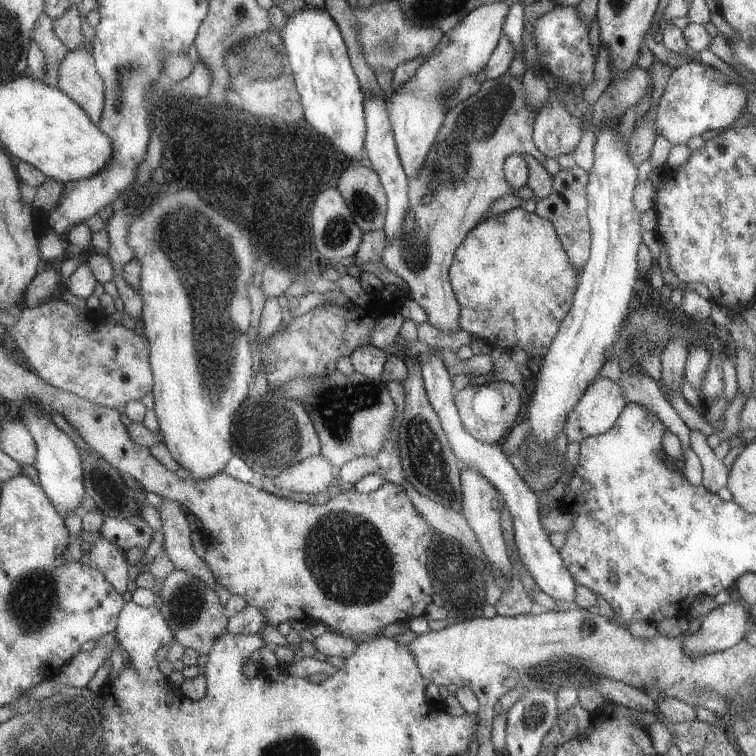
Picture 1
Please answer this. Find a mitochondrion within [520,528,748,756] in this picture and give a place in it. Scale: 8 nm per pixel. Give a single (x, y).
(575, 670)

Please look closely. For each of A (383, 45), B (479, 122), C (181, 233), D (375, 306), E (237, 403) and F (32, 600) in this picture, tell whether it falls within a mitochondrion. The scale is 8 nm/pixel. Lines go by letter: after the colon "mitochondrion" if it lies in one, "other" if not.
A: mitochondrion
B: mitochondrion
C: mitochondrion
D: other
E: mitochondrion
F: mitochondrion

